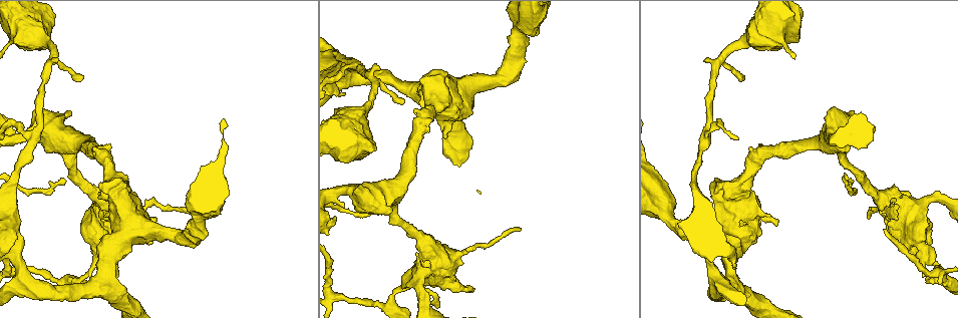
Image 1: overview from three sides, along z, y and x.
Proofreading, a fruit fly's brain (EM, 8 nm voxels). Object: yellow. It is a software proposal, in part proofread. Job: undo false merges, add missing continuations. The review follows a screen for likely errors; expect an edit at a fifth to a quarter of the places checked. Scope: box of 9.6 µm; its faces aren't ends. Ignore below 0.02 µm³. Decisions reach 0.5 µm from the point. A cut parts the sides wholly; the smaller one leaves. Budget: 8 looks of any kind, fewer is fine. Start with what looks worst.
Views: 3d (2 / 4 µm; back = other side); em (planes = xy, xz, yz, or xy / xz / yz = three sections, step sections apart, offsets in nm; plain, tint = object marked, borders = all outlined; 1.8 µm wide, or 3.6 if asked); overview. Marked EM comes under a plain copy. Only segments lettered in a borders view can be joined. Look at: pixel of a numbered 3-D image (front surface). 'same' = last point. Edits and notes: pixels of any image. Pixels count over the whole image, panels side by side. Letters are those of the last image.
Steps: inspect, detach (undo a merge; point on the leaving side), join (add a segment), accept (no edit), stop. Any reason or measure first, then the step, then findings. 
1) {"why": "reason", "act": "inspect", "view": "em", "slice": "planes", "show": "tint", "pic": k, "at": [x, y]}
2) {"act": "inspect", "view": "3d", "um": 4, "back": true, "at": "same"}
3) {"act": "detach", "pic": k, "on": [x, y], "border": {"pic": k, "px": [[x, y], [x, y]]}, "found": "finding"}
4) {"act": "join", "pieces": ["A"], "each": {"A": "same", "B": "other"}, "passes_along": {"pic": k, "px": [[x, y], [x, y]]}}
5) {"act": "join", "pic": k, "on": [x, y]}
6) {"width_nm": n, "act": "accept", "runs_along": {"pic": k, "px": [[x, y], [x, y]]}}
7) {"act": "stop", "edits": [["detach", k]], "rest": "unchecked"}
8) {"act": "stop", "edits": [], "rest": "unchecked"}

{"why": "an open end", "act": "inspect", "view": "em", "slice": "planes", "show": "borders", "pic": 1, "at": [342, 204]}

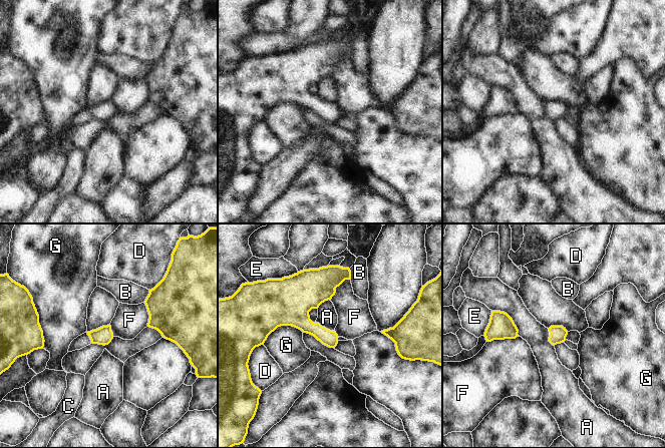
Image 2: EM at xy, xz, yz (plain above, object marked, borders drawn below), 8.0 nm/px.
{"act": "accept", "each": {"A": "other", "B": "other", "C": "other", "D": "other", "E": "other", "F": "other", "G": "other"}, "border": {"pic": 2, "px": [[491, 310], [504, 311], [519, 335]]}, "found": "no lettered segment goes on from it"}

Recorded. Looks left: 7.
{"why": "sharp bend", "act": "inspect", "view": "em", "slice": "planes", "show": "tint", "pic": 1, "at": [945, 280]}

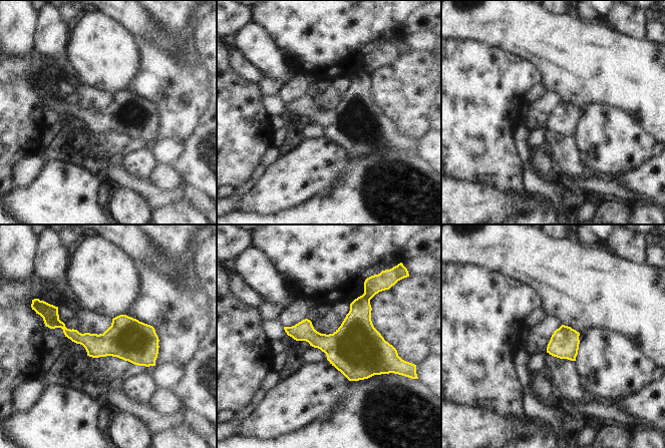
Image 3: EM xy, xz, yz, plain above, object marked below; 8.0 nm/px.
{"act": "inspect", "view": "em", "slice": "planes", "show": "borders", "at": "same"}

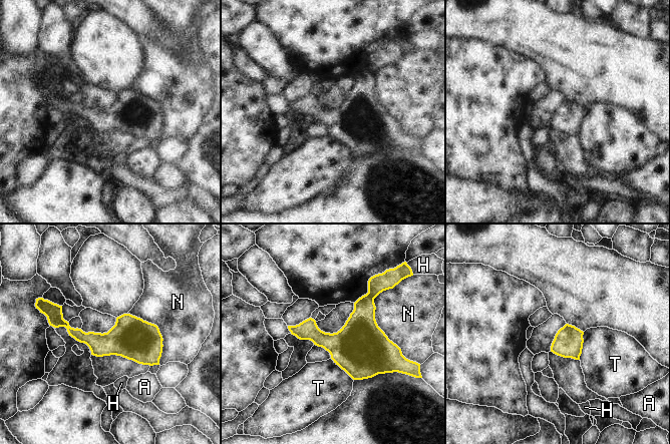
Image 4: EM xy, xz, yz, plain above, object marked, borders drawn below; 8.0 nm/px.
{"longest_contact_nm": ["N", 480], "act": "detach", "pic": 4, "on": [361, 325], "each": {"A": "other", "H": "other", "N": "other", "T": "other"}, "part_leaving": {"pic": 4, "px": [[52, 315], [98, 343], [137, 343], [156, 362]]}, "found": "a second cell is stuck on"}

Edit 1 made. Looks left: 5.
{"why": "free end", "act": "inspect", "view": "3d", "um": 2, "pic": 1, "at": [58, 58]}

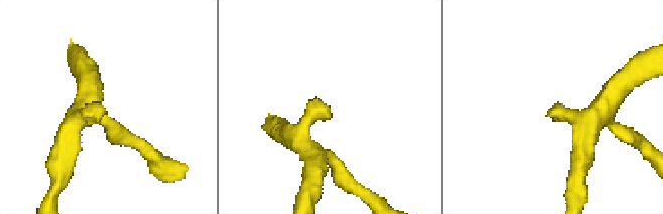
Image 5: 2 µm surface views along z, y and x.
{"act": "inspect", "view": "em", "slice": "planes", "show": "borders", "pic": 5, "at": [328, 117]}

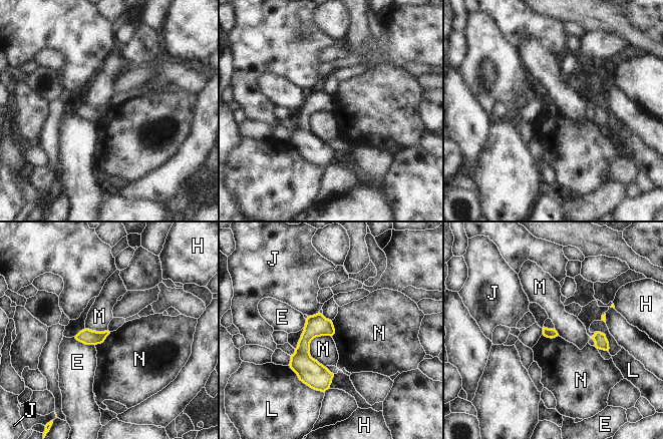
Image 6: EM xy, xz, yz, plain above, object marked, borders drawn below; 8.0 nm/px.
{"act": "accept", "each": {"E": "other", "H": "other", "J": "other", "L": "other", "M": "other", "N": "other"}, "runs_along": {"pic": 6, "px": [[318, 316], [304, 365], [319, 388]]}, "found": "no lettered segment goes on from it"}

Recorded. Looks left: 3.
{"act": "stop", "edits": [["detach", 4]], "rest": "unchecked"}

